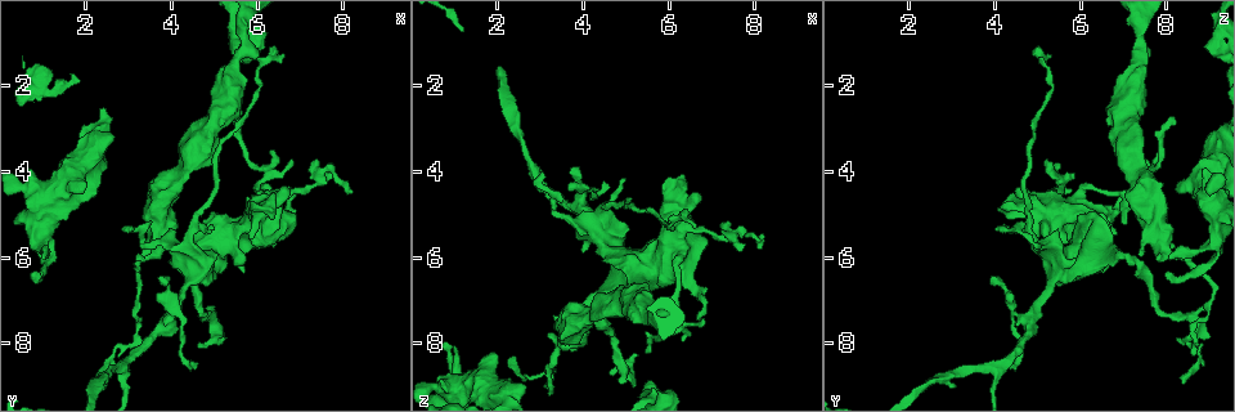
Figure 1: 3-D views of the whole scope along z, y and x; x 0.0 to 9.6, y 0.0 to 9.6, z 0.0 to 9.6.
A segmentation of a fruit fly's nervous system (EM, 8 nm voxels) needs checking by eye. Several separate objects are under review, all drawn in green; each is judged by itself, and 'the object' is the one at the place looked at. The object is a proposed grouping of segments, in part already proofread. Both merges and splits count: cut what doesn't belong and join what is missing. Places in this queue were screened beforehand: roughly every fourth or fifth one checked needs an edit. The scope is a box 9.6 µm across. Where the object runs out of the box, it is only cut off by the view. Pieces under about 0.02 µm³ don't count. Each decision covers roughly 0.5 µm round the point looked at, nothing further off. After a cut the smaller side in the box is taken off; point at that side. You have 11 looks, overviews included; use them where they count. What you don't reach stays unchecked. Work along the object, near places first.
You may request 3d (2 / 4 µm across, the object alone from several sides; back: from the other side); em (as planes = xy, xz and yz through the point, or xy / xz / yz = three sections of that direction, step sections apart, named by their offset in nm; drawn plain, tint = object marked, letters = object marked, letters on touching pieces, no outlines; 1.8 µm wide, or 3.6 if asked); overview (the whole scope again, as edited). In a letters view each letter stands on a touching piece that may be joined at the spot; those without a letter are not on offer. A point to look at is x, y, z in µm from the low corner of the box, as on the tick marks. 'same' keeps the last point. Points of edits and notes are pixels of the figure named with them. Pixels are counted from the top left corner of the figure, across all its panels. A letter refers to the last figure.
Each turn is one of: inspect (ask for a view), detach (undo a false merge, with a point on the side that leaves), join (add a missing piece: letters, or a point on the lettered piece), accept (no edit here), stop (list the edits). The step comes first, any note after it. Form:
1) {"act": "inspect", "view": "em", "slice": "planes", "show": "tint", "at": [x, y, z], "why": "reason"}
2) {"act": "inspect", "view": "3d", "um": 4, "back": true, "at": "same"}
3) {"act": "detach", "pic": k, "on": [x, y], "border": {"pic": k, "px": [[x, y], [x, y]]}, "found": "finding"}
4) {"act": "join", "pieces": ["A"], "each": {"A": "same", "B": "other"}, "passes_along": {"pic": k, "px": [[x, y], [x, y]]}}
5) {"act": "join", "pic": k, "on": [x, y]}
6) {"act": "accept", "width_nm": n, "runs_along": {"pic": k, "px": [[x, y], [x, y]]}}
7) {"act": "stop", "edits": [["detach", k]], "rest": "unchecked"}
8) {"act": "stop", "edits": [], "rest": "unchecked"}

{"act": "inspect", "view": "em", "slice": "planes", "show": "letters", "at": [3.05, 5.30, 4.00]}

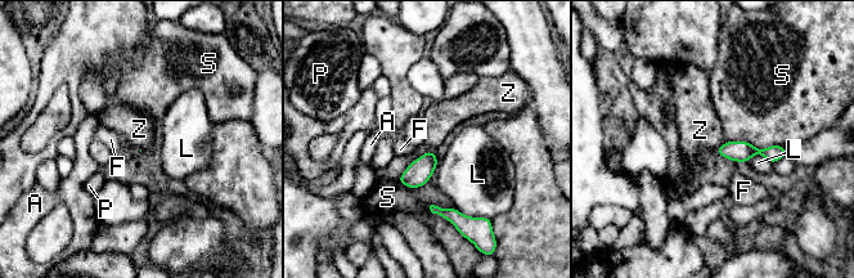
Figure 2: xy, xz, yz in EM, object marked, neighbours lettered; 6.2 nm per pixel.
{"act": "accept", "longest_contact_nm": ["S", 380], "each": {"A": "other", "F": "other", "L": "other", "P": "other", "S": "other", "Z": "other"}, "border": {"pic": 2, "px": [[432, 149], [417, 157], [396, 179]]}, "found": "none of them fits"}

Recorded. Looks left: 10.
{"act": "inspect", "view": "em", "slice": "planes", "show": "letters", "at": [1.05, 6.05, 8.05], "why": "free end"}

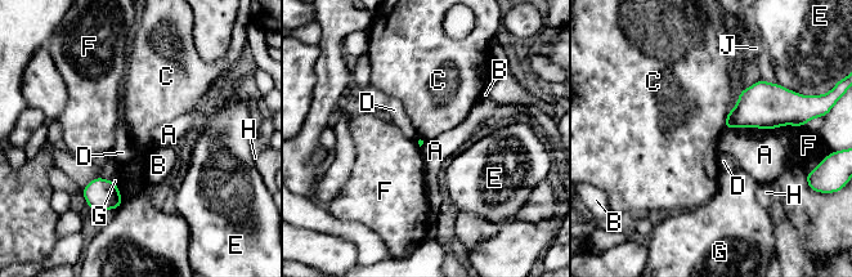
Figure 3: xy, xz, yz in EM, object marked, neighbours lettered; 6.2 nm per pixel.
{"act": "accept", "each": {"A": "other", "B": "other", "C": "other", "D": "other", "E": "other", "F": "other", "G": "other", "H": "other", "J": "other"}, "border": {"pic": 3, "px": [[734, 106], [725, 120], [723, 128]]}, "found": "none of them fits"}

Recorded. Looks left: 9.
{"act": "inspect", "view": "em", "slice": "planes", "show": "plain", "at": [0.80, 4.40, 9.00], "why": "small branch off a trunk"}

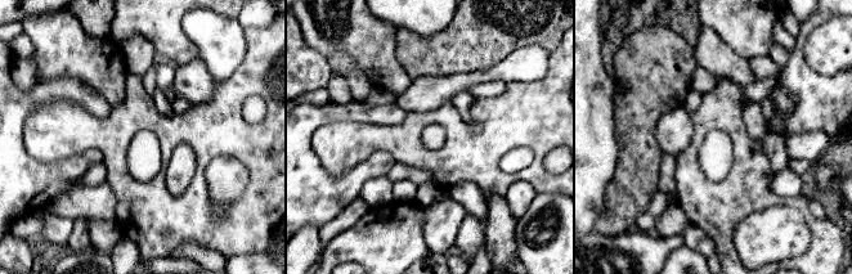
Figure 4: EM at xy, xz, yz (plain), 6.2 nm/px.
{"act": "inspect", "view": "em", "slice": "planes", "show": "tint", "at": "same"}

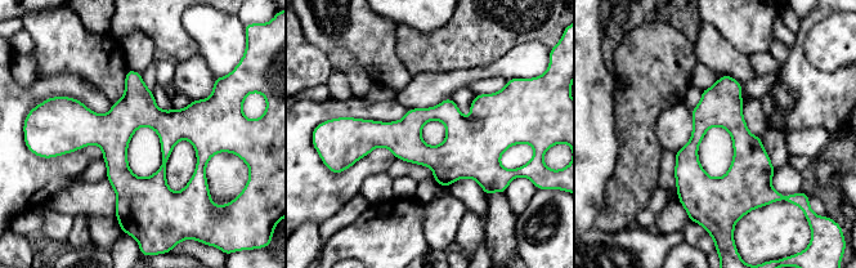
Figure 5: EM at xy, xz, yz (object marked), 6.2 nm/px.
{"act": "inspect", "view": "em", "slice": "planes", "show": "letters", "at": "same", "why": "what lies round it"}

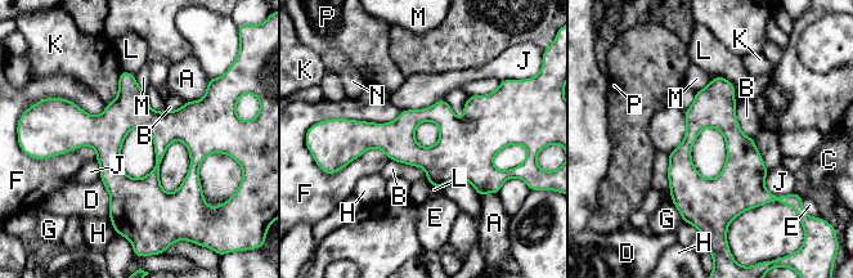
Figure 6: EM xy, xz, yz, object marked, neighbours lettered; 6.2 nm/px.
{"act": "accept", "longest_contact_nm": ["F", 420], "each": {"A": "other", "B": "other", "C": "other", "D": "other", "E": "other", "F": "other", "G": "other", "H": "other", "J": "other", "K": "other", "L": "other", "M": "other", "N": "other", "P": "other"}, "runs_along": {"pic": 6, "px": [[501, 129], [457, 155], [346, 142]]}, "found": "continuous, no second neuron"}

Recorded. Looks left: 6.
{"act": "inspect", "view": "3d", "um": 2, "at": [5.55, 1.10, 9.15], "why": "sharp bend"}

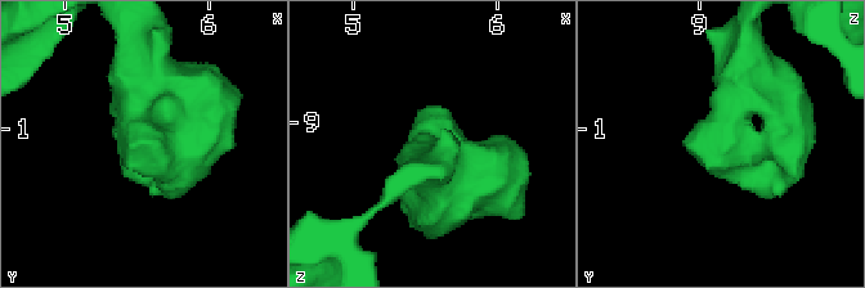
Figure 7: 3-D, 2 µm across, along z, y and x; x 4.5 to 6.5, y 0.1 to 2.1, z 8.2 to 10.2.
{"act": "inspect", "view": "em", "slice": "xz", "step": 16, "show": "tint", "at": [5.54, 1.06, 9.14], "arm_widths_nm": [260, 360]}

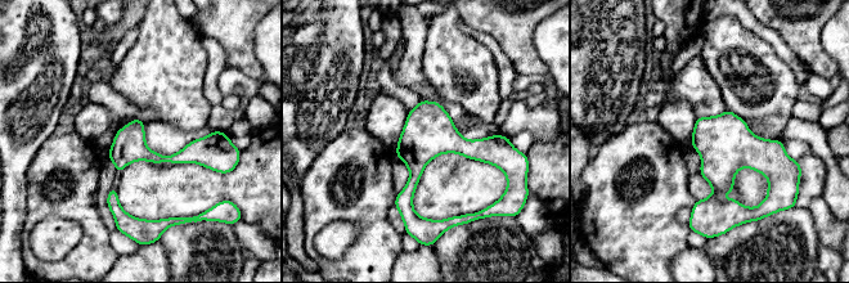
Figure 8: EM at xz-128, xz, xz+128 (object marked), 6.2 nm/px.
{"act": "inspect", "view": "em", "slice": "planes", "show": "letters", "at": "same", "why": "another direction"}

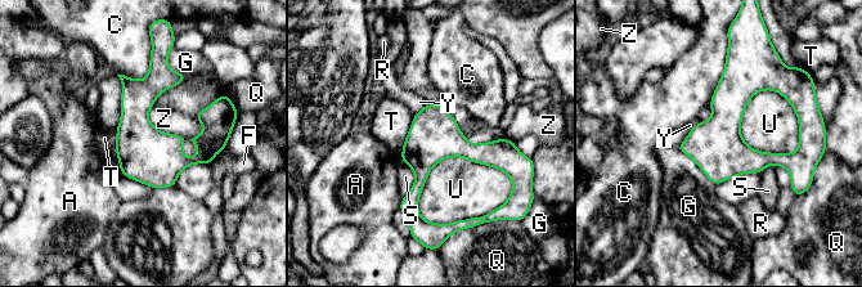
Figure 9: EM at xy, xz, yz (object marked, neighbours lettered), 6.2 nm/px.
{"act": "accept", "each": {"A": "other", "C": "other", "F": "other", "G": "other", "Q": "other", "R": "other", "S": "other", "T": "other", "U": "other", "Y": "other", "Z": "other"}, "border": {"pic": 9, "px": [[147, 112], [167, 133], [203, 129]]}, "found": "one neuron here"}

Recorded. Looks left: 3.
{"act": "stop", "edits": [], "rest": "unchecked"}

